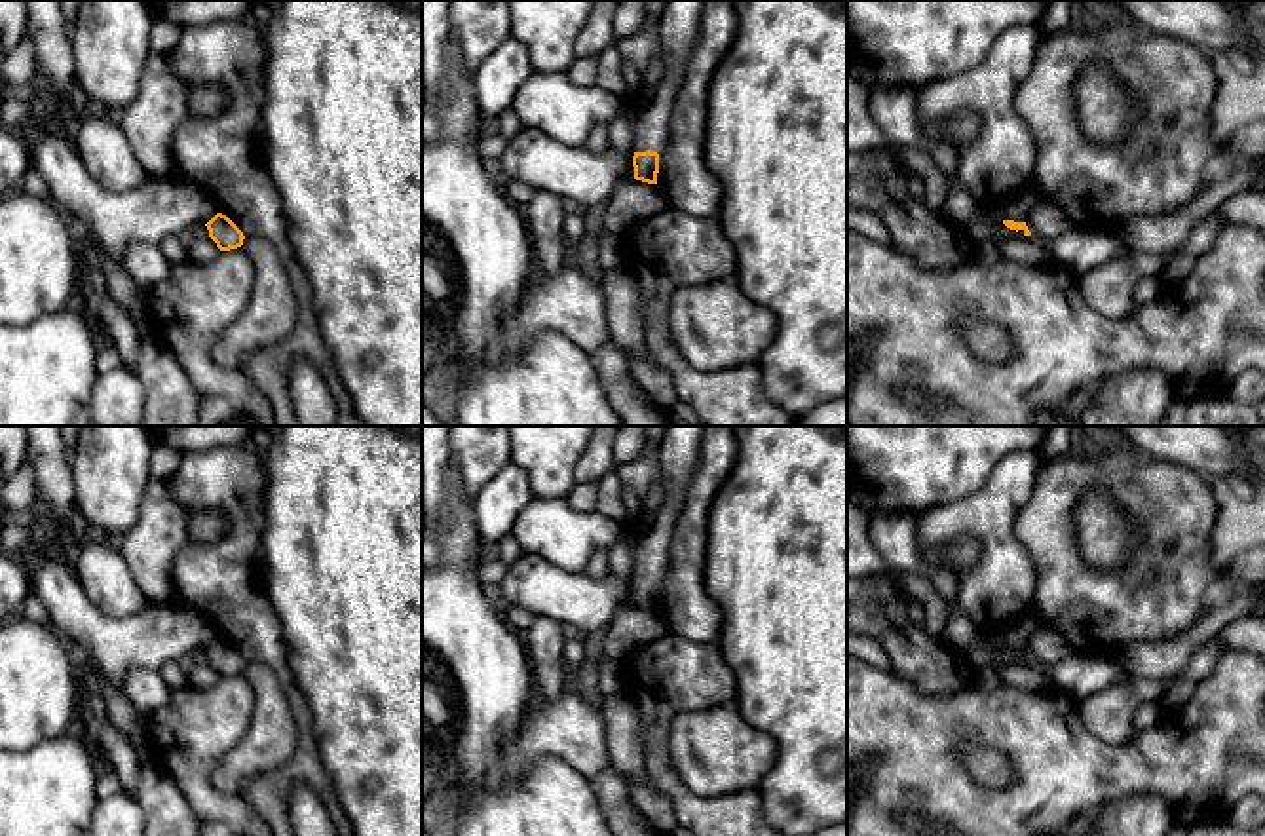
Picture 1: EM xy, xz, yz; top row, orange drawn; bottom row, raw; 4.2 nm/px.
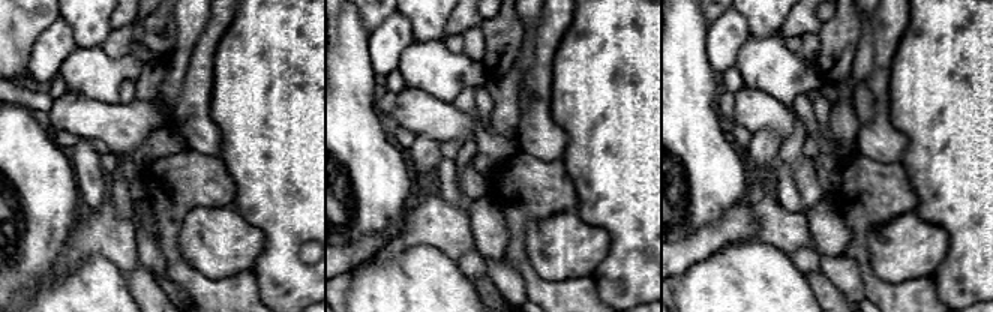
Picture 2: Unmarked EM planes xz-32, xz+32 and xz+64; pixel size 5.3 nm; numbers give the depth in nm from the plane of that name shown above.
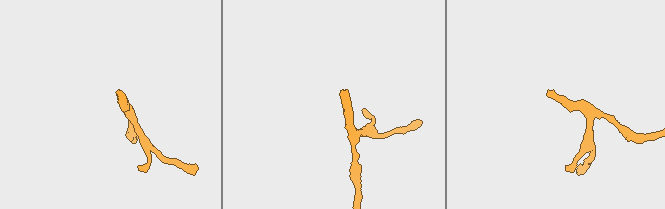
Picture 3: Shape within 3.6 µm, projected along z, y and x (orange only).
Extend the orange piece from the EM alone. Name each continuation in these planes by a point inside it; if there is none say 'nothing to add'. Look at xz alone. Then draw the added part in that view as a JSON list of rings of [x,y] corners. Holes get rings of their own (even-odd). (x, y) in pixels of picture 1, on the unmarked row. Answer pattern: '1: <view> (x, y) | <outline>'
1: xz (679, 455) | [[[667,426],[659,464],[665,473],[665,500],[653,528],[642,536],[634,551],[634,578],[663,574],[669,555],[669,538],[676,524],[689,481],[699,464],[703,426]]]

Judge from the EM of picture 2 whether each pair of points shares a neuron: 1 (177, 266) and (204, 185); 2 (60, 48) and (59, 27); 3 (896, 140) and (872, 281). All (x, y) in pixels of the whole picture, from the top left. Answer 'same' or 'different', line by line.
1: same
2: same
3: different

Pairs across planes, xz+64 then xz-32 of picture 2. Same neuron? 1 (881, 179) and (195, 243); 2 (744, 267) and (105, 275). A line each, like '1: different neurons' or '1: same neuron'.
1: different neurons
2: same neuron

